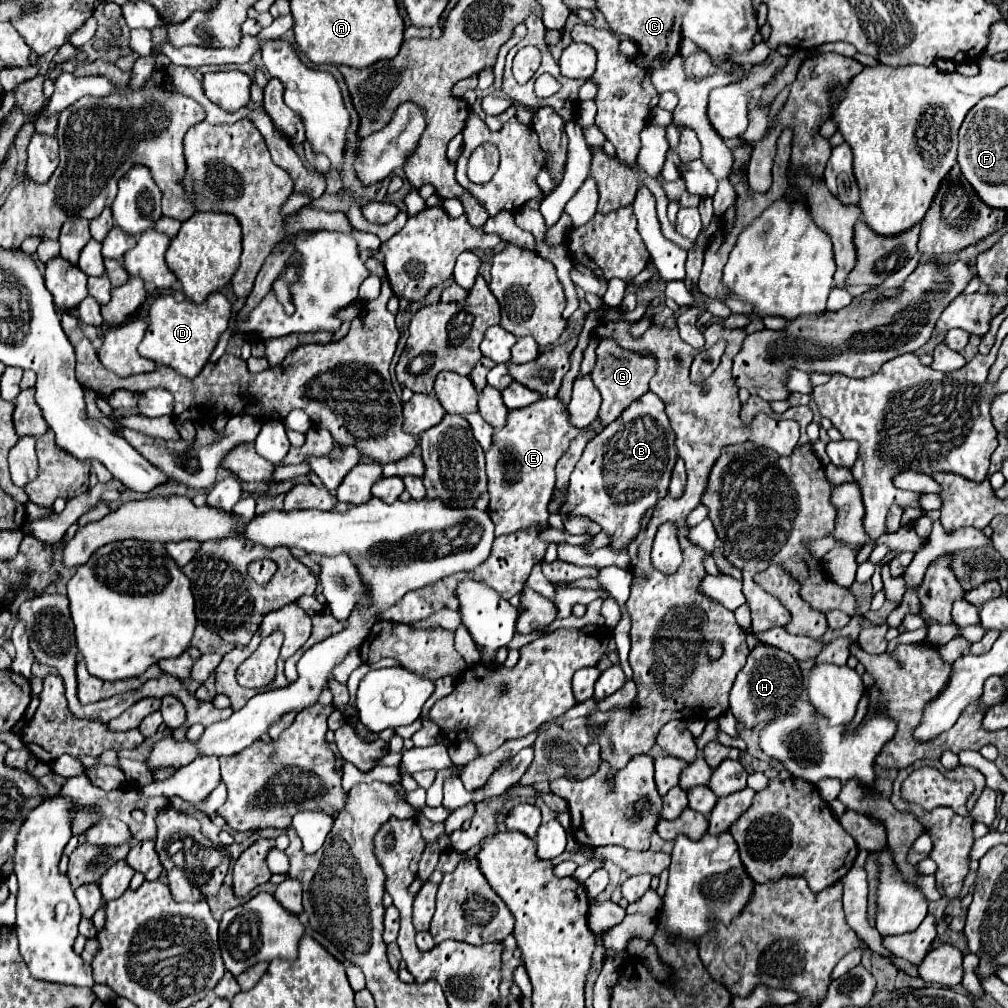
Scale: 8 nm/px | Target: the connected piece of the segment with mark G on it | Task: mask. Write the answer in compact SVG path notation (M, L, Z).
M601 340L595 354L597 354L597 362L595 362L595 368L591 370L591 380L603 400L597 420L605 428L621 416L621 412L627 408L627 404L631 404L633 400L637 400L639 396L643 396L649 390L649 380L655 374L655 360L651 360L651 358L647 360L639 354L629 354L611 340Z

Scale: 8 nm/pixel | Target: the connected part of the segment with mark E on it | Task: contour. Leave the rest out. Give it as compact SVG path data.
M541 398L527 408L509 412L507 424L495 430L493 444L485 452L487 490L491 496L489 516L495 524L495 536L531 528L539 522L547 524L547 504L555 488L555 464L567 452L569 442L581 432L569 424L567 406L557 398Z

